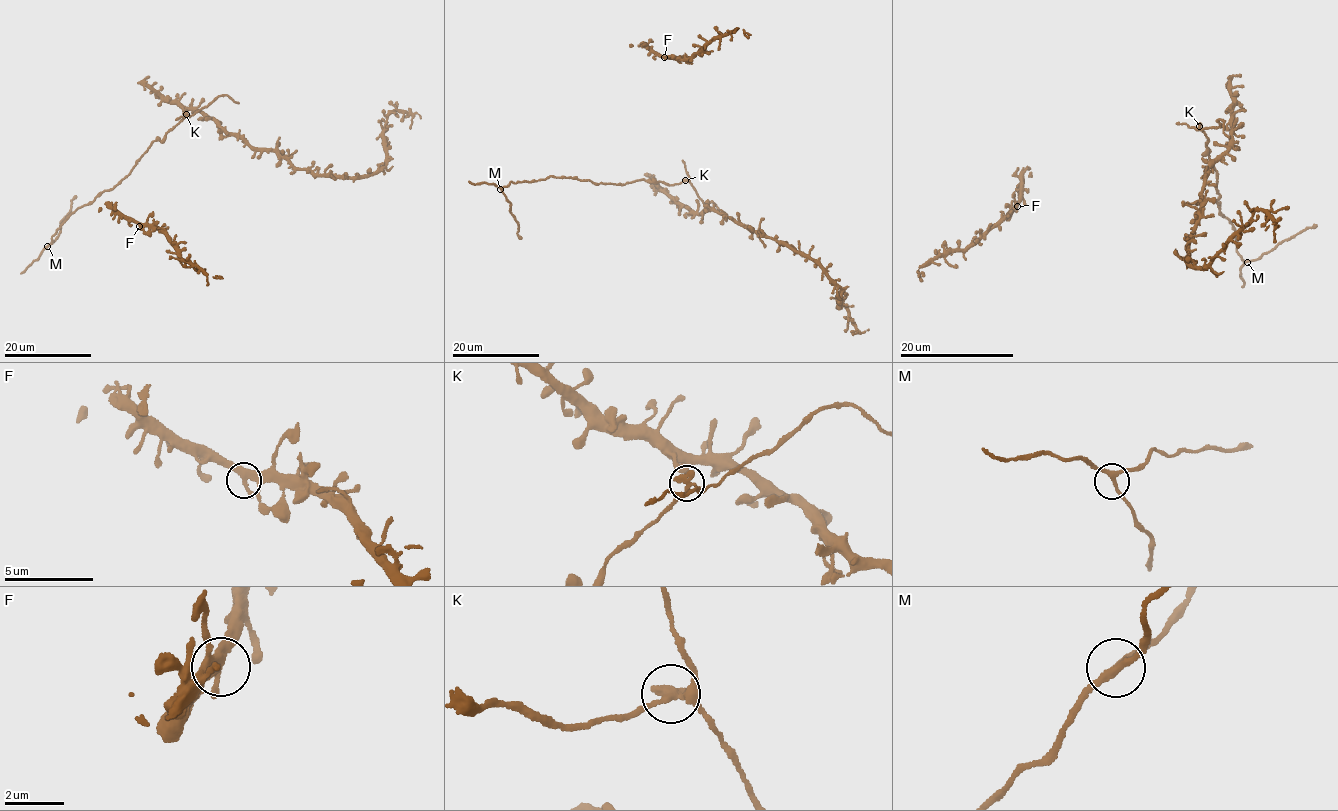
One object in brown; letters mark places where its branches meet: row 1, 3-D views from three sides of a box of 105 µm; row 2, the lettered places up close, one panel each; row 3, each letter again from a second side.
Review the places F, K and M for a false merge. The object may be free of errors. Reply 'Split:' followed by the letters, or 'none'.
Split: K

